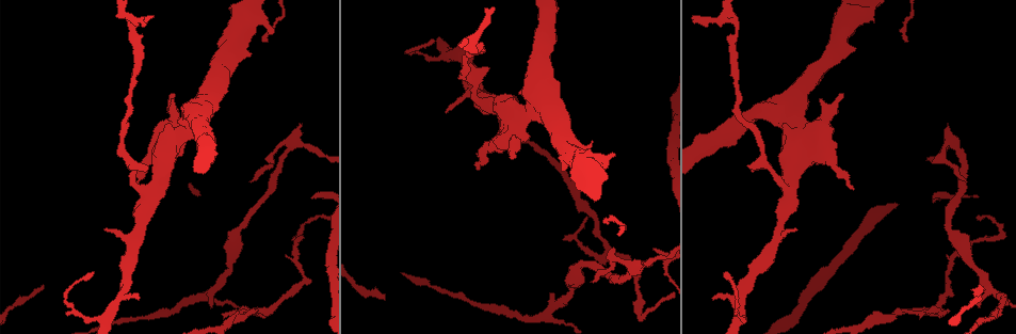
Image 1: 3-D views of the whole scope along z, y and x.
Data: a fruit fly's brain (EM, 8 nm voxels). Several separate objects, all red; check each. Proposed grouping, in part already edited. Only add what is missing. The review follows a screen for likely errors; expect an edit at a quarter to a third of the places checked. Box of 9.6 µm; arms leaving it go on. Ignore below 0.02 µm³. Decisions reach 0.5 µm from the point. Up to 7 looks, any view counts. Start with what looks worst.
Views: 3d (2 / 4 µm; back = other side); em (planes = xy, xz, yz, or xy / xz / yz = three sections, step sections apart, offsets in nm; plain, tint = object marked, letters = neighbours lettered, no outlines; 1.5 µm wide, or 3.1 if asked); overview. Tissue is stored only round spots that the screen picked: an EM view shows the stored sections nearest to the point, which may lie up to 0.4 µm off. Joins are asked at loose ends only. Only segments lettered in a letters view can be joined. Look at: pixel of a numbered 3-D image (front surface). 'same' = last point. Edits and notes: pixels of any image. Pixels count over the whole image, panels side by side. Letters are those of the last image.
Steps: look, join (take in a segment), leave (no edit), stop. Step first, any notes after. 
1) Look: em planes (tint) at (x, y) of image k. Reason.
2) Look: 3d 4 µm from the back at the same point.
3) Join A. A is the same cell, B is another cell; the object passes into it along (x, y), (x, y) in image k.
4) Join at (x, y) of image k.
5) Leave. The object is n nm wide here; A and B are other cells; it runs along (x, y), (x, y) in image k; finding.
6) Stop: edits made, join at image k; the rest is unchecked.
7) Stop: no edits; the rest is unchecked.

Look: 3d 4 µm at (105, 228) of image 1. Tapers out.

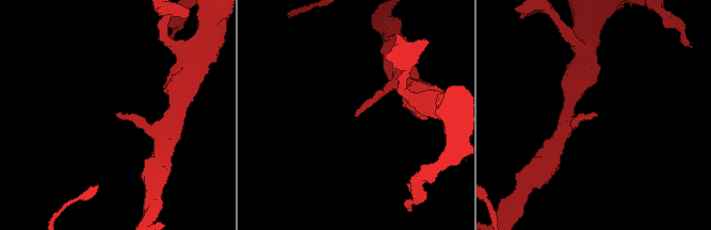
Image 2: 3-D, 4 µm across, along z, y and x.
Look: em xz step 4 (tint) at (119, 113) of image 2.

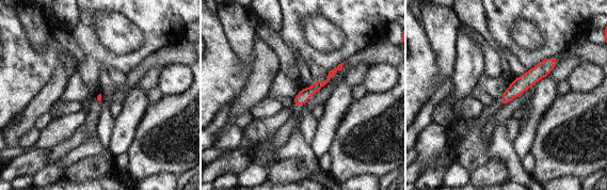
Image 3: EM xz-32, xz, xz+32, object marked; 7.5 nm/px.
Look: em xy step 4 (letters) at the same point. Cut it another way.

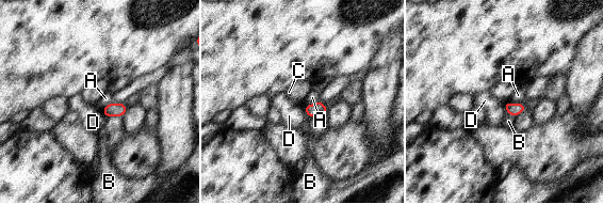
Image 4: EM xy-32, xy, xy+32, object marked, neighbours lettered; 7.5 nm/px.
Leave. The object is 90 nm wide here; A, B, C and D are other cells; a border runs along (508, 100), (504, 105) in image 4; none of them fits.

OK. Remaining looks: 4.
Look: em xy step 8 (letters) at (753, 166) of image 1. Free end.

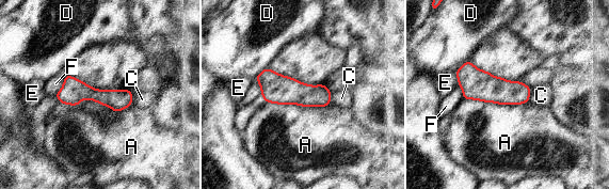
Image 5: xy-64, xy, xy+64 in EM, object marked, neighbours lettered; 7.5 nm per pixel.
Leave. A, C, D, E and F are other cells; it runs along (59, 95), (95, 94), (129, 101) in image 5; no lettered segment goes on from it.

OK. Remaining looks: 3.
Look: em yz step 8 (tint) at (833, 128) of image 1. Branch stops here.

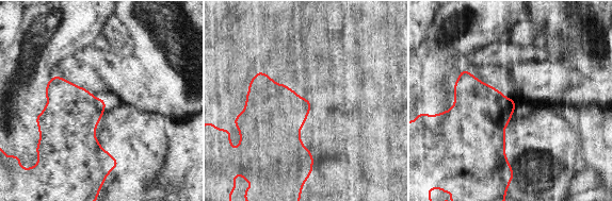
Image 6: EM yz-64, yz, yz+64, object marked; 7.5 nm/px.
Look: em planes (letters) at the same point.

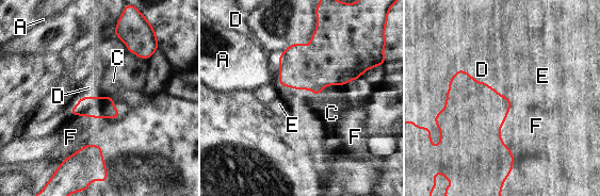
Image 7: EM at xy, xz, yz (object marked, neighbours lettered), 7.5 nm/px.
Leave. A, C, D, E and F are other cells; a border runs along (82, 97), (70, 111) in image 7; none of them fits.

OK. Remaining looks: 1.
Stop: no edits; the rest is unchecked.

